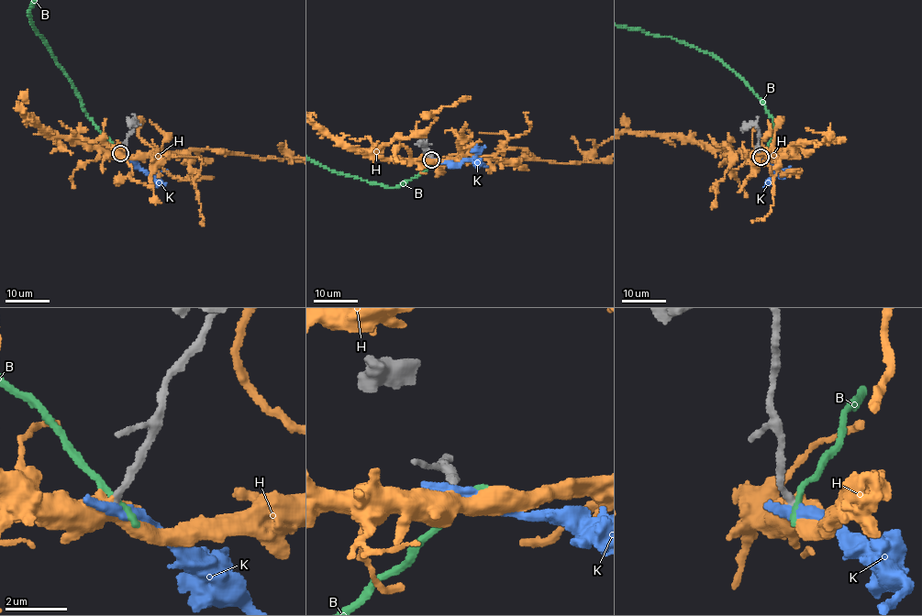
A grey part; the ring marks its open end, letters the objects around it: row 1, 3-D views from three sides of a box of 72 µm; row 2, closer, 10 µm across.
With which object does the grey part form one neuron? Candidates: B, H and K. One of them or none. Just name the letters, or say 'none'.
H

